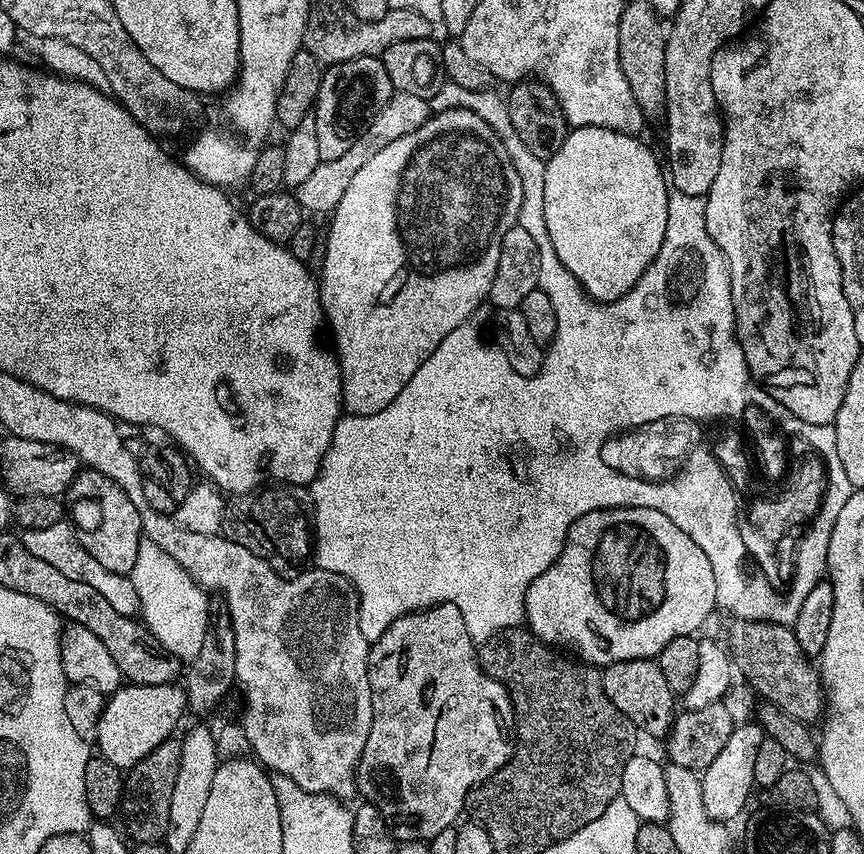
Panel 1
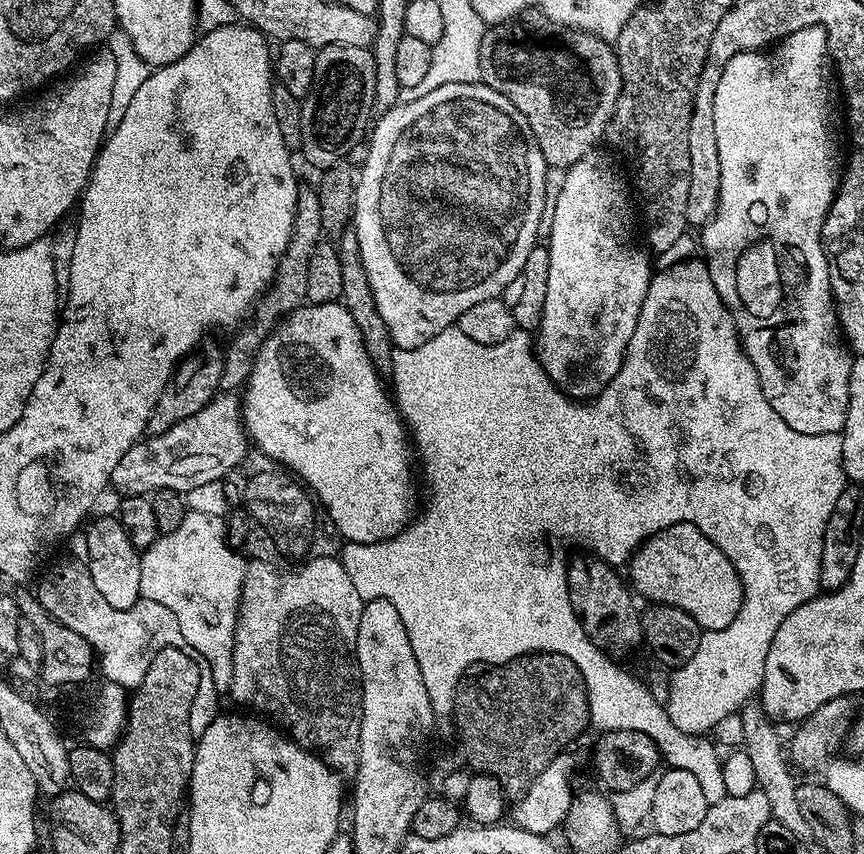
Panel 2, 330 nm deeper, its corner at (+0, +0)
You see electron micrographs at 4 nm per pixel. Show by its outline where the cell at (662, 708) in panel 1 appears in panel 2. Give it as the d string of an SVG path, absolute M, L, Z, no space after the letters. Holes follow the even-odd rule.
M591 554L580 555L584 556L571 557L568 560L568 596L572 599L572 609L578 618L580 627L591 636L592 643L605 653L632 652L636 647L639 649L644 643L644 635L640 625L641 609L639 607L636 608L638 600L634 595L633 589L626 583L625 577L623 580L616 573L619 571L613 565L607 564L604 560L600 560Z

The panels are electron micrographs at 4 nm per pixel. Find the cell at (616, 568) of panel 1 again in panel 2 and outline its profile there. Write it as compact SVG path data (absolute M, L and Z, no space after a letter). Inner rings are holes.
M682 522L654 534L636 549L630 561L630 584L637 597L653 604L678 606L686 610L705 632L730 626L744 604L744 587L734 562L690 522Z

